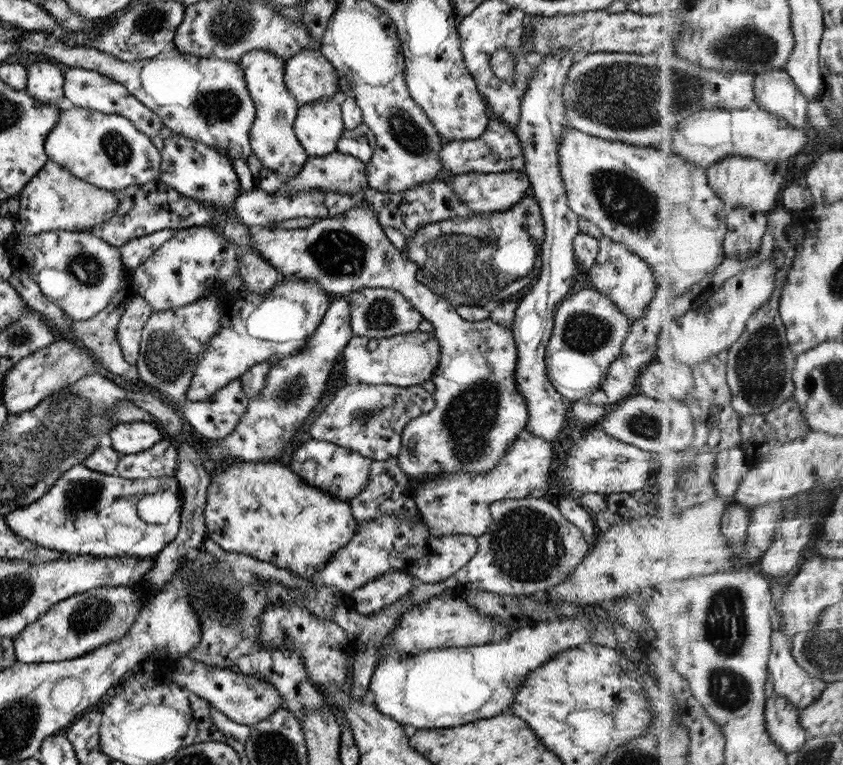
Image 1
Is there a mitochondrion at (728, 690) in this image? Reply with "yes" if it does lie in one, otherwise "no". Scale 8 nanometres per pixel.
yes

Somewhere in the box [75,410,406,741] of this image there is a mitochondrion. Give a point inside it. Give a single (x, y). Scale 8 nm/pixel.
(226, 607)

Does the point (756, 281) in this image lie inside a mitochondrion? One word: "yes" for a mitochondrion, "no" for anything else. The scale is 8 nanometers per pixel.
no

